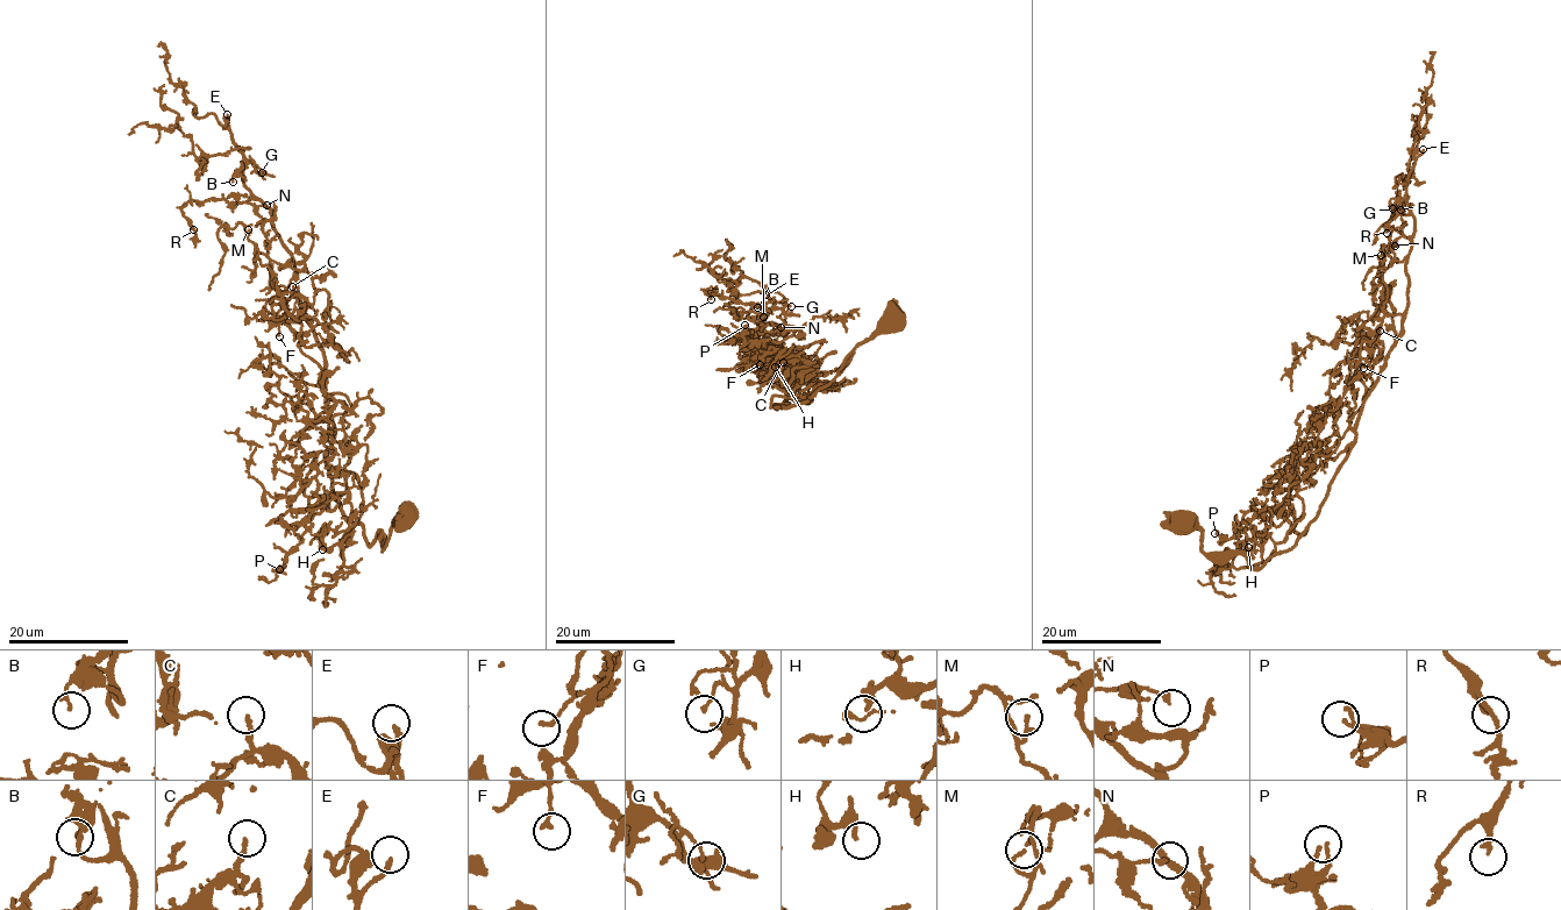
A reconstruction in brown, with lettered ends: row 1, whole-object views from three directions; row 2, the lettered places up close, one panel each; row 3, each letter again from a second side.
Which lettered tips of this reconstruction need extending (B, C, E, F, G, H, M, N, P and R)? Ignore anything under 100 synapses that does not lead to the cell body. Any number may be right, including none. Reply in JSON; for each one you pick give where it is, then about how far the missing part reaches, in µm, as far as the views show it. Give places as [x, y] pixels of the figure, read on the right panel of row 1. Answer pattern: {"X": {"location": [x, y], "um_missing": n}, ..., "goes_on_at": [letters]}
{"E": {"location": [1423, 149], "um_missing": 50}, "goes_on_at": ["E"]}

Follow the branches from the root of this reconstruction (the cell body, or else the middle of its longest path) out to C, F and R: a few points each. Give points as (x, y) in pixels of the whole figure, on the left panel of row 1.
C: (403, 518), (387, 544), (380, 532), (370, 545), (336, 498), (322, 372), (284, 306), (292, 286)
F: (403, 518), (385, 545), (347, 519), (326, 460), (322, 372), (286, 324), (279, 336)
R: (403, 518), (370, 545), (336, 498), (322, 348), (269, 208), (190, 200), (193, 229)

